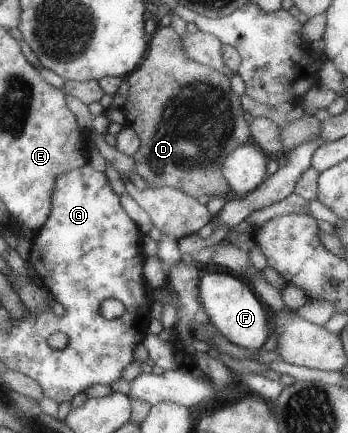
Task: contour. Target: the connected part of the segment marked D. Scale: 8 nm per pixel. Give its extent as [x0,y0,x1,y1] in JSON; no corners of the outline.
[120,27,250,199]

